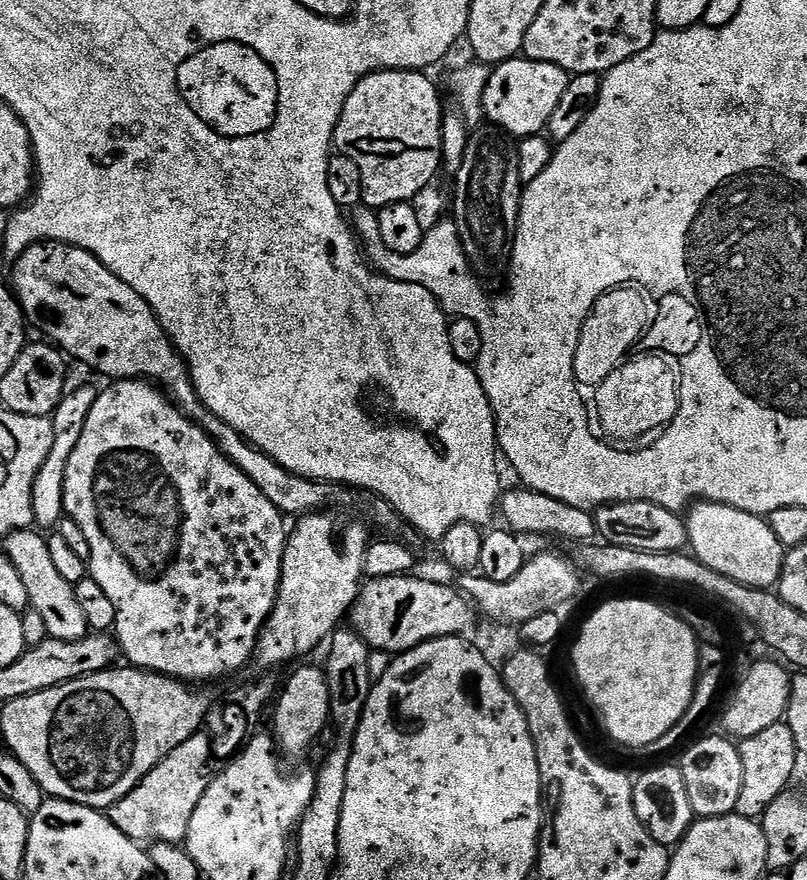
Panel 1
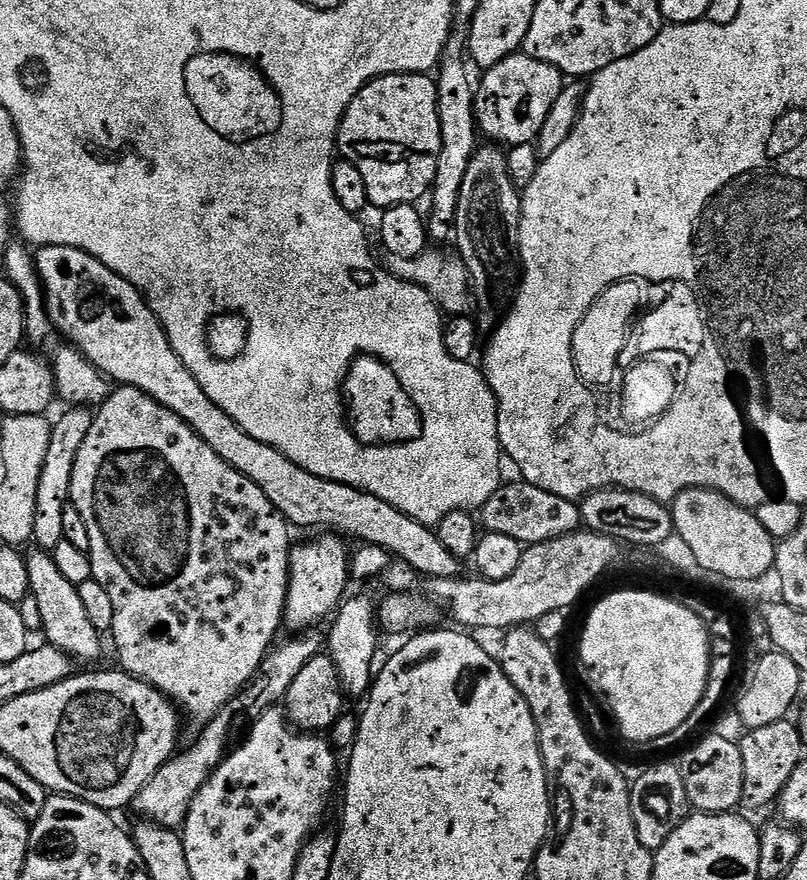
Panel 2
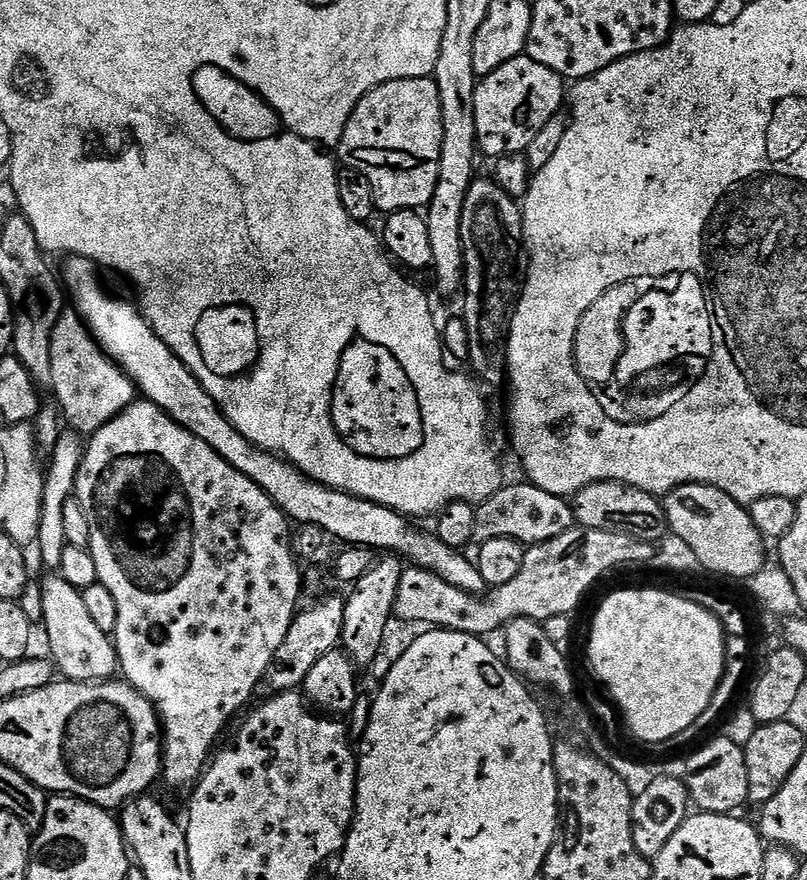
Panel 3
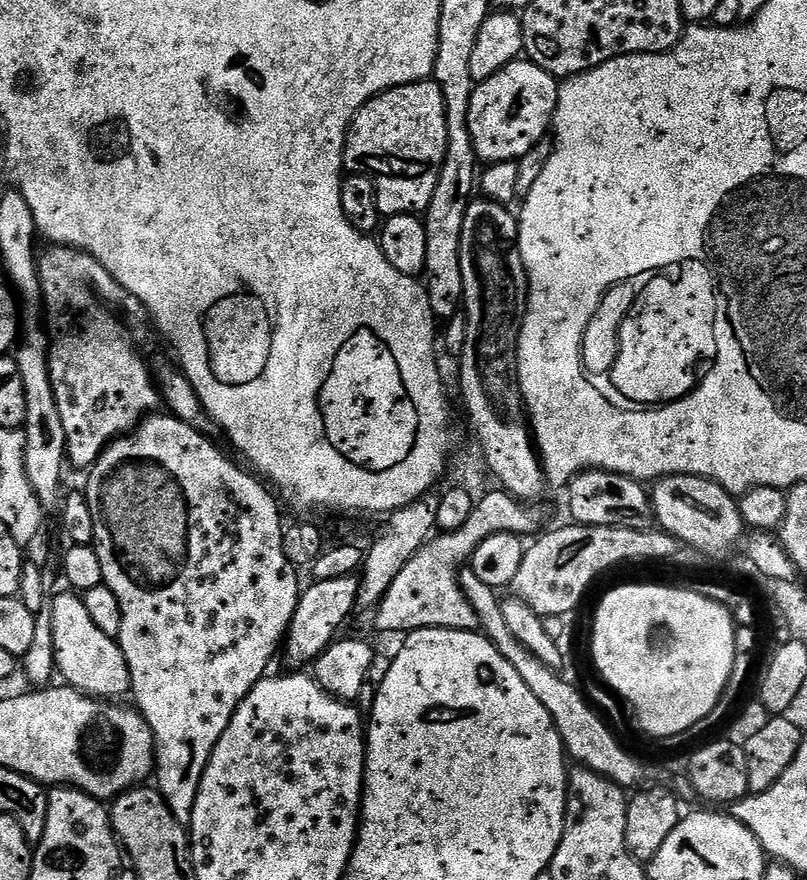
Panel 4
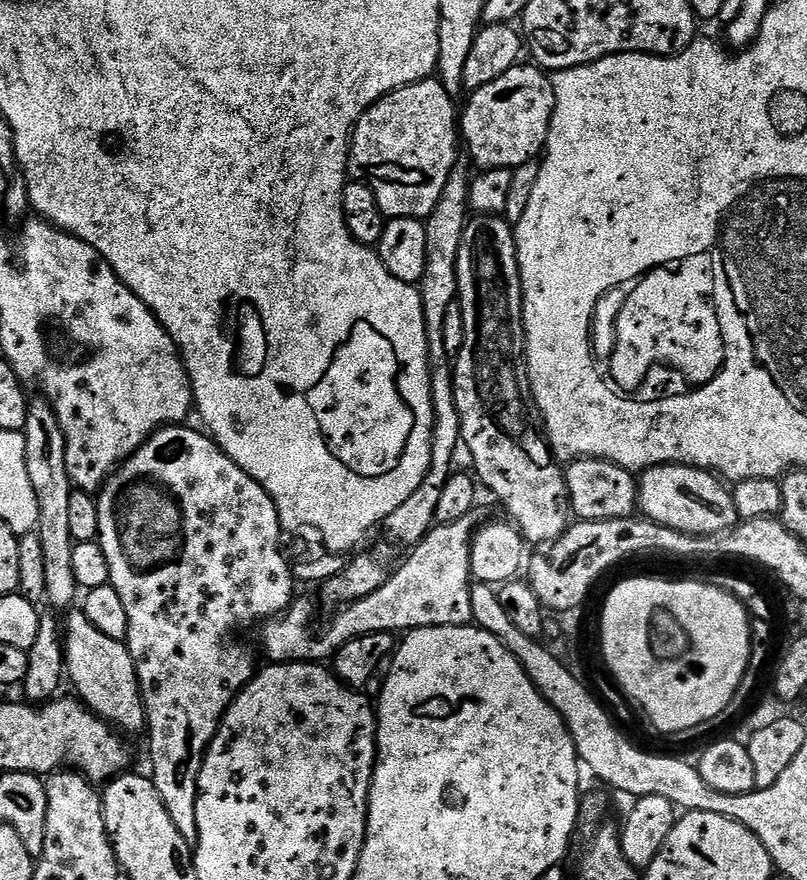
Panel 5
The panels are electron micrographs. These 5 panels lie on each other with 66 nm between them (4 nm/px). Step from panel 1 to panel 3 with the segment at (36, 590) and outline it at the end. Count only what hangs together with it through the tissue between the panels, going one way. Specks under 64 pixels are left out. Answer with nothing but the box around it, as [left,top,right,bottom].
[42,574,118,682]

